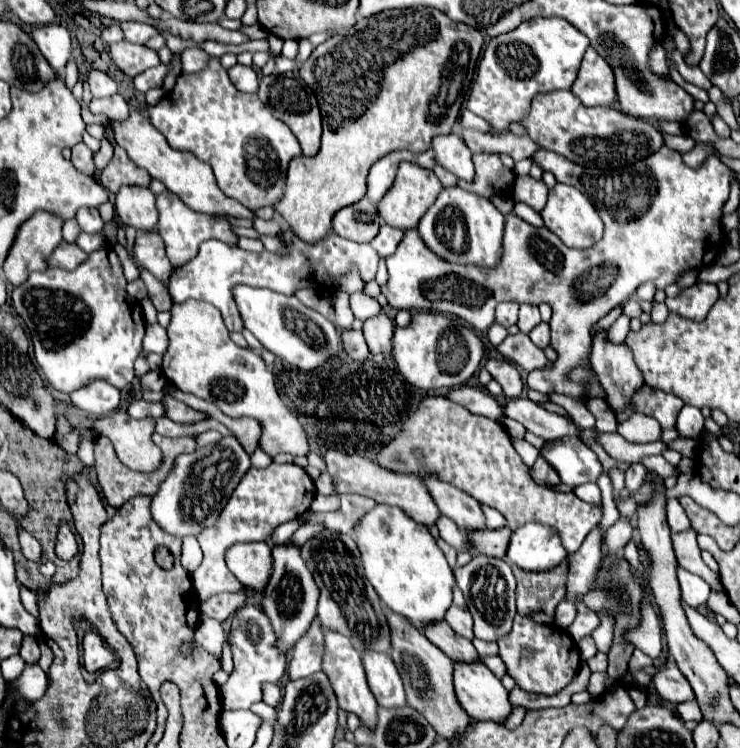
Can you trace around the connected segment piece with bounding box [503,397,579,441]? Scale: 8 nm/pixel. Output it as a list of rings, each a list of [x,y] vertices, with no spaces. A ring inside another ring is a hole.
[[[527,397],[509,399],[503,405],[503,415],[509,417],[509,419],[519,421],[527,431],[543,437],[545,441],[561,439],[565,435],[579,437],[579,429],[573,423],[569,423],[567,417],[549,413],[543,407],[539,407],[537,403],[533,403],[531,399],[527,399]]]

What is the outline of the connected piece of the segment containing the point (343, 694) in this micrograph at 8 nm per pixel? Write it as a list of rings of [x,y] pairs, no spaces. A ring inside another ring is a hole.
[[[325,631],[325,659],[323,659],[323,671],[329,675],[333,683],[333,691],[339,701],[339,709],[347,713],[355,713],[361,719],[361,725],[373,731],[377,727],[377,701],[367,685],[365,671],[361,657],[357,649],[351,645],[351,641],[345,635],[337,635],[333,631]]]

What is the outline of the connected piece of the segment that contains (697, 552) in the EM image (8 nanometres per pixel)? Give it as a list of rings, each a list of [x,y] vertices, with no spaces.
[[[687,529],[687,531],[681,531],[681,533],[673,533],[671,539],[673,539],[673,549],[675,549],[675,555],[677,555],[677,561],[679,561],[679,567],[703,577],[711,589],[715,591],[721,591],[721,581],[717,579],[717,573],[711,571],[703,559],[701,559],[701,549],[697,547],[697,533],[693,529]]]

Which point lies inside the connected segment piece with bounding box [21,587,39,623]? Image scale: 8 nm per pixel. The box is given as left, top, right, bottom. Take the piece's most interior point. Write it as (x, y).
(29, 598)

